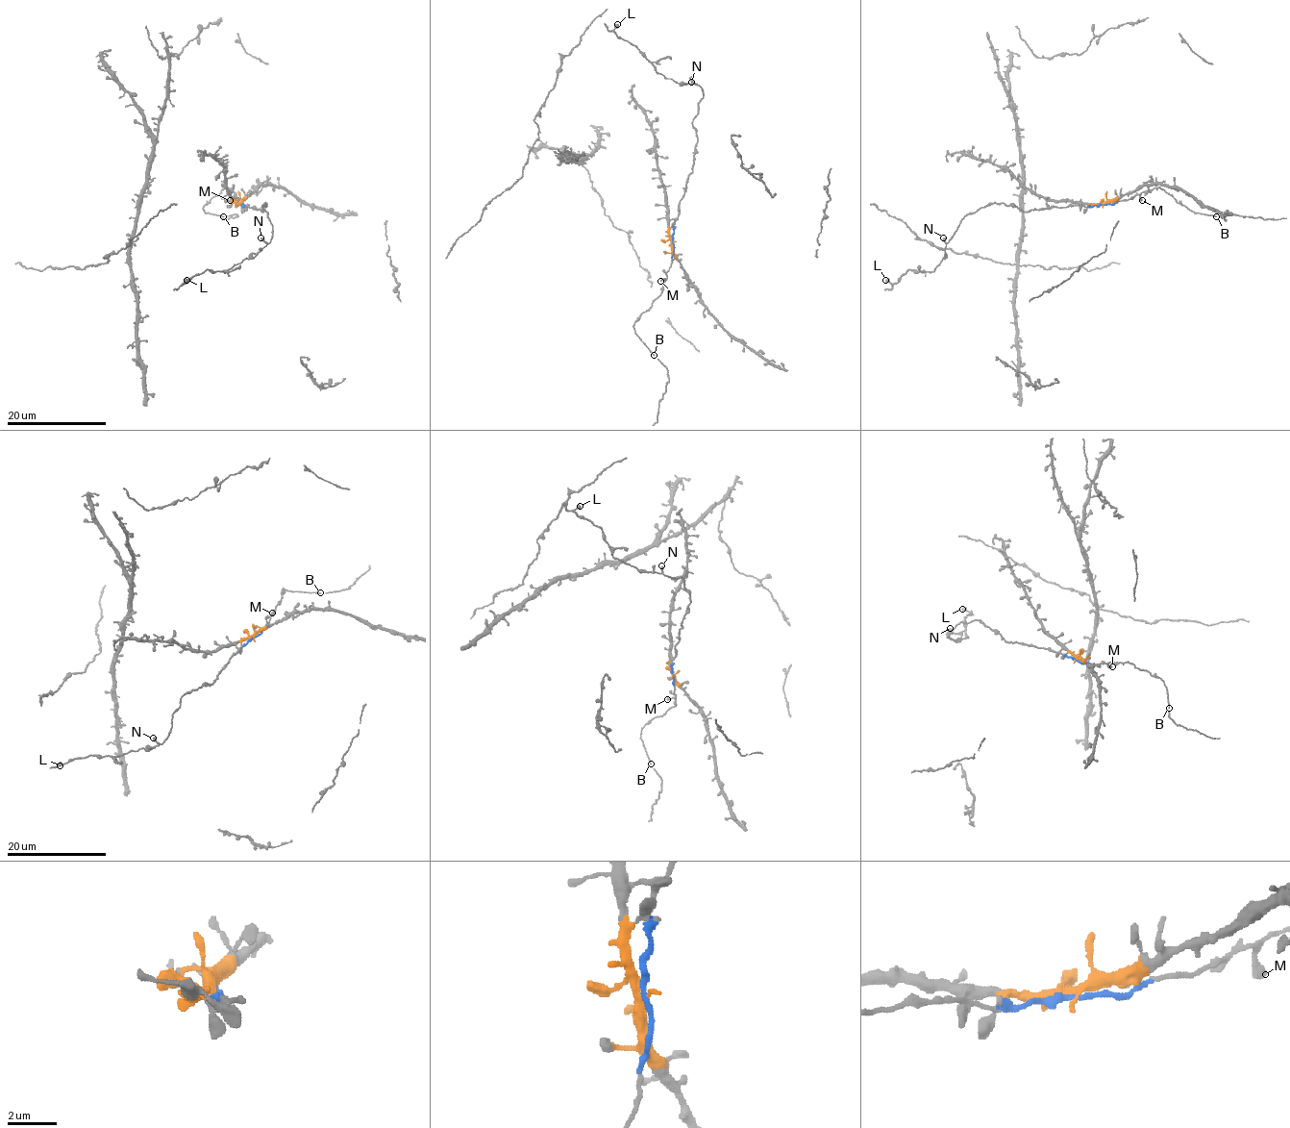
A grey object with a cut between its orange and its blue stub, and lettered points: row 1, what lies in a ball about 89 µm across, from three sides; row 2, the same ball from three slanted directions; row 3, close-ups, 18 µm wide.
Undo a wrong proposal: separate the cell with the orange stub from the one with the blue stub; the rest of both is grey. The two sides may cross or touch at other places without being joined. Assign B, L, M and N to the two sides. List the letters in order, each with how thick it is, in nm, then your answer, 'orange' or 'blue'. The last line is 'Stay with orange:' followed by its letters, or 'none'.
B: 120 nm | blue
L: 500 nm | blue
M: 360 nm | blue
N: 360 nm | blue
Stay with orange: none

